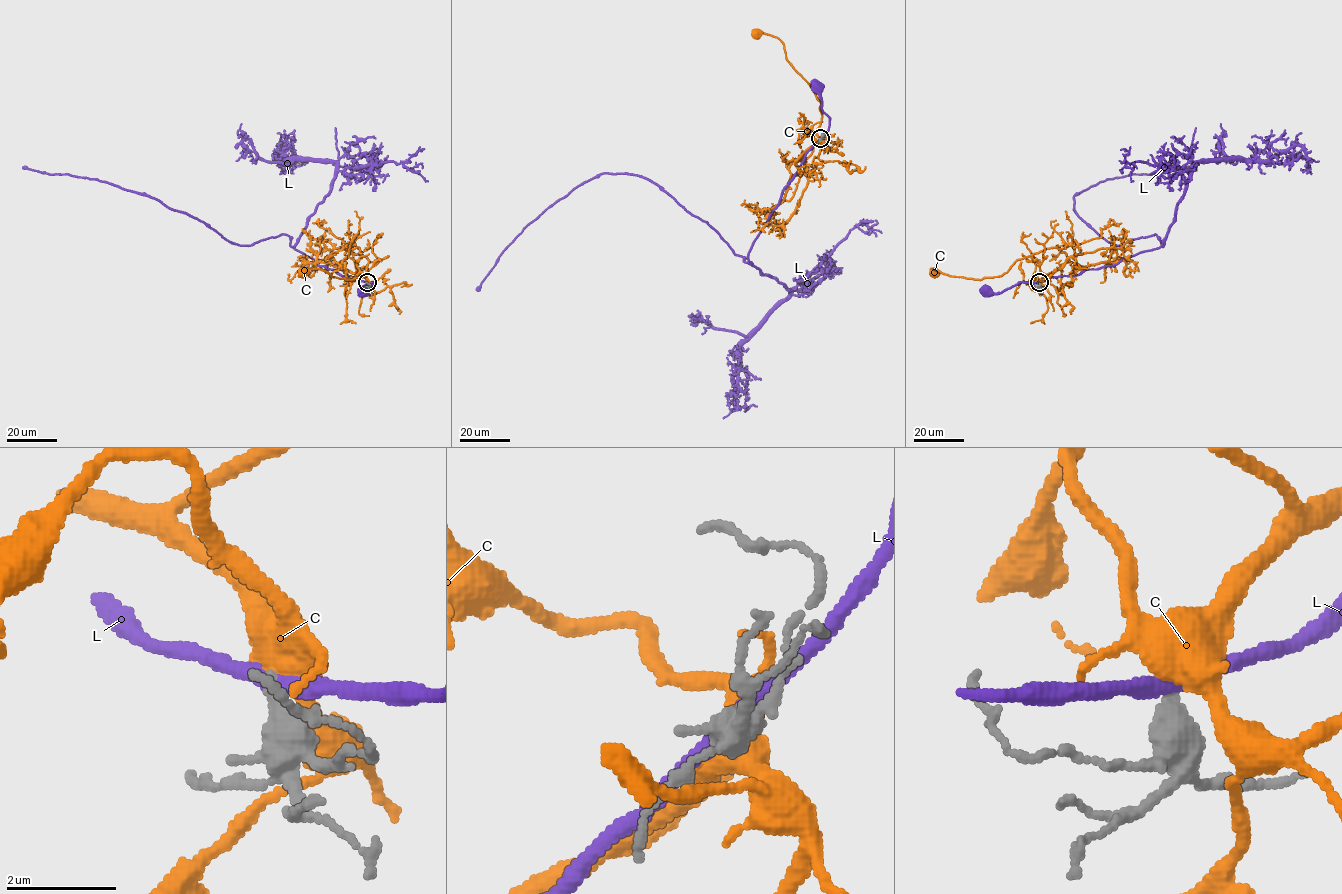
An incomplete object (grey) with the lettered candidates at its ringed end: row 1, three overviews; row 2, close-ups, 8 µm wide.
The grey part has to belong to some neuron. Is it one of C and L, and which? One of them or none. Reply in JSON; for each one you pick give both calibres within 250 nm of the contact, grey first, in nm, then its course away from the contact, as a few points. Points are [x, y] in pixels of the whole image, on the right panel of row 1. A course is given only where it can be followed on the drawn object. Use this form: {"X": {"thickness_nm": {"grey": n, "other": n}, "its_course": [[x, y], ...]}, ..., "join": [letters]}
{"join": []}

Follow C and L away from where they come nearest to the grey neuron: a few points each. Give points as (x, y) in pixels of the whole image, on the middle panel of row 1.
C: (820, 138), (810, 134), (822, 116), (815, 92), (786, 58), (778, 38), (756, 33)
L: (820, 138), (828, 129), (829, 118), (823, 111), (818, 86)

